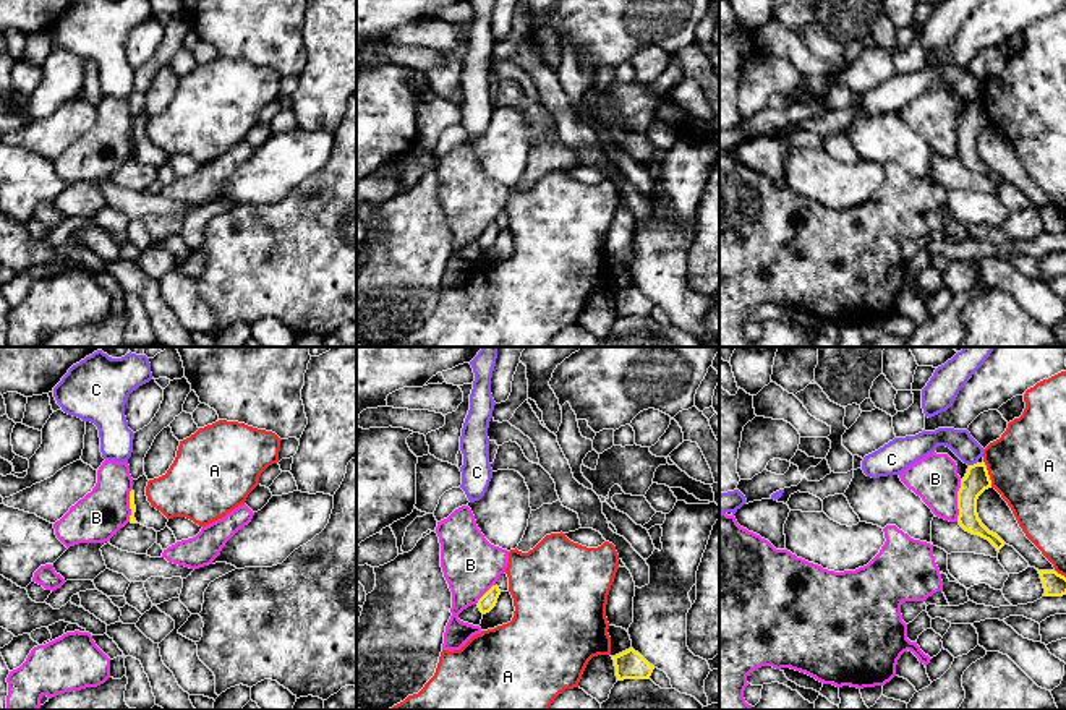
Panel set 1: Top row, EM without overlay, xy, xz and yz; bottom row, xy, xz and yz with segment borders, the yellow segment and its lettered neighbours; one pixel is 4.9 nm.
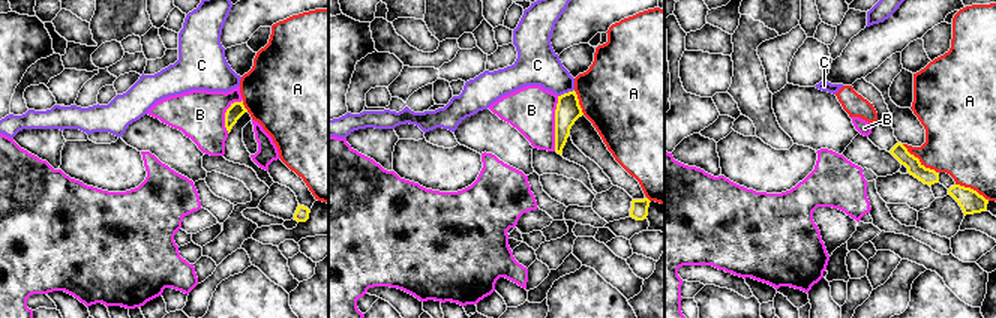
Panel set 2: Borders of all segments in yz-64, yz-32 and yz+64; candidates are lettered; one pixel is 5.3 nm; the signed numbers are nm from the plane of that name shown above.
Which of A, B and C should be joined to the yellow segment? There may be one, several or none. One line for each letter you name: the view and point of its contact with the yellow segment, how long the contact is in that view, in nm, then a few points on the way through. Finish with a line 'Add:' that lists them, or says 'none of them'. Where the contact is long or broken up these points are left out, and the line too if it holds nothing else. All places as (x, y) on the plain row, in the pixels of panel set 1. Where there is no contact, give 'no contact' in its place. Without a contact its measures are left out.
Add: none of them

